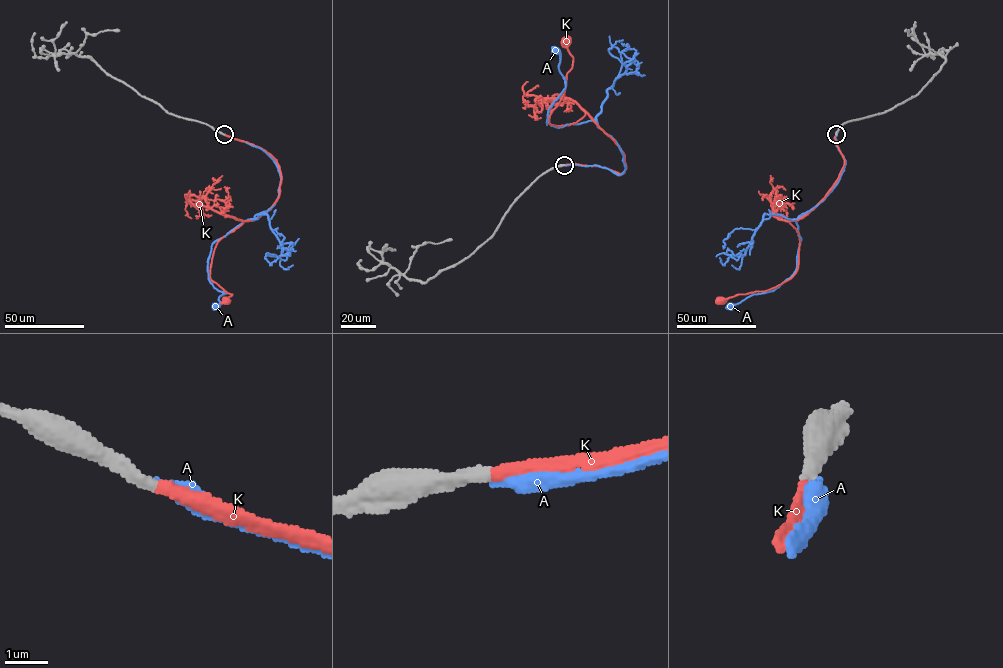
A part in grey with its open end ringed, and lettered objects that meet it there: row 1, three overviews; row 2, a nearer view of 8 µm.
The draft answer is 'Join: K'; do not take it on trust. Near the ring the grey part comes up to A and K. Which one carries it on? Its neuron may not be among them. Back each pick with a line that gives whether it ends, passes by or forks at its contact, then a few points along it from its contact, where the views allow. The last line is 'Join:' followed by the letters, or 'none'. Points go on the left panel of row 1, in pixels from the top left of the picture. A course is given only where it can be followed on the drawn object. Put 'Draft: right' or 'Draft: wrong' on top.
Draft: right
K: it ends; course (224, 134), (269, 153), (281, 181), (279, 196), (266, 212), (218, 241), (210, 278), (232, 294), (225, 301)
Join: K

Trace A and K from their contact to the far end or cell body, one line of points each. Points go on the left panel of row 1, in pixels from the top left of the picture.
A: (224, 134), (265, 152), (280, 184), (267, 211), (212, 243), (208, 280), (224, 293), (215, 307)
K: (224, 134), (269, 153), (281, 181), (279, 196), (266, 212), (218, 241), (210, 278), (232, 294), (225, 301)

